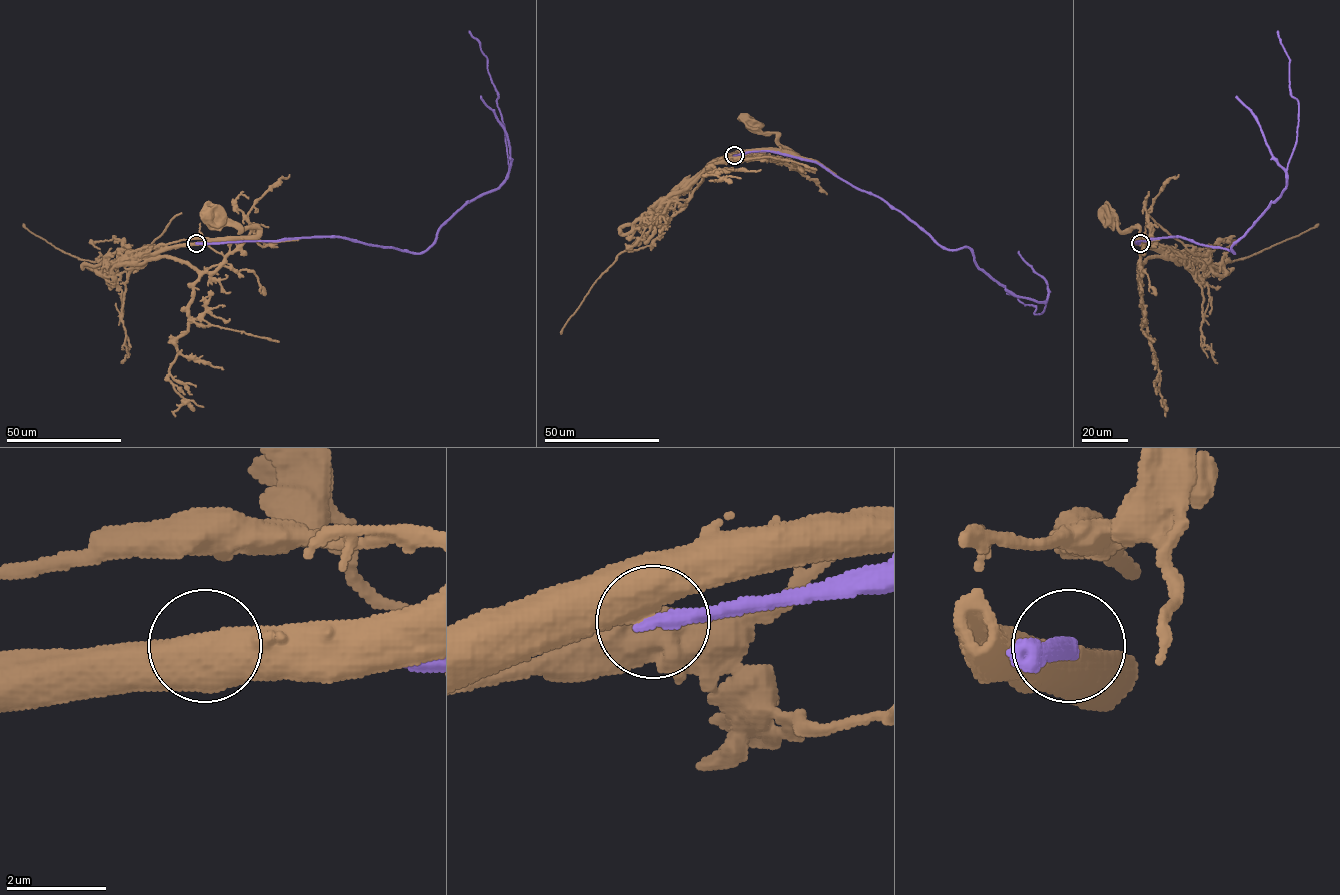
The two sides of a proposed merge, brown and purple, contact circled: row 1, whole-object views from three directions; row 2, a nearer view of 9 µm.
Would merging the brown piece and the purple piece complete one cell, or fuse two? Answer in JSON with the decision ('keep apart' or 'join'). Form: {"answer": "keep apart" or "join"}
{"answer": "keep apart"}

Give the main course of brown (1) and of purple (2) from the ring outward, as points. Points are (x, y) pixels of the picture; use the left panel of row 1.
1: (196, 243), (252, 239), (257, 234), (255, 227), (244, 227), (240, 231), (218, 217)
2: (196, 243), (343, 237), (426, 250), (509, 171), (498, 97), (469, 31)

